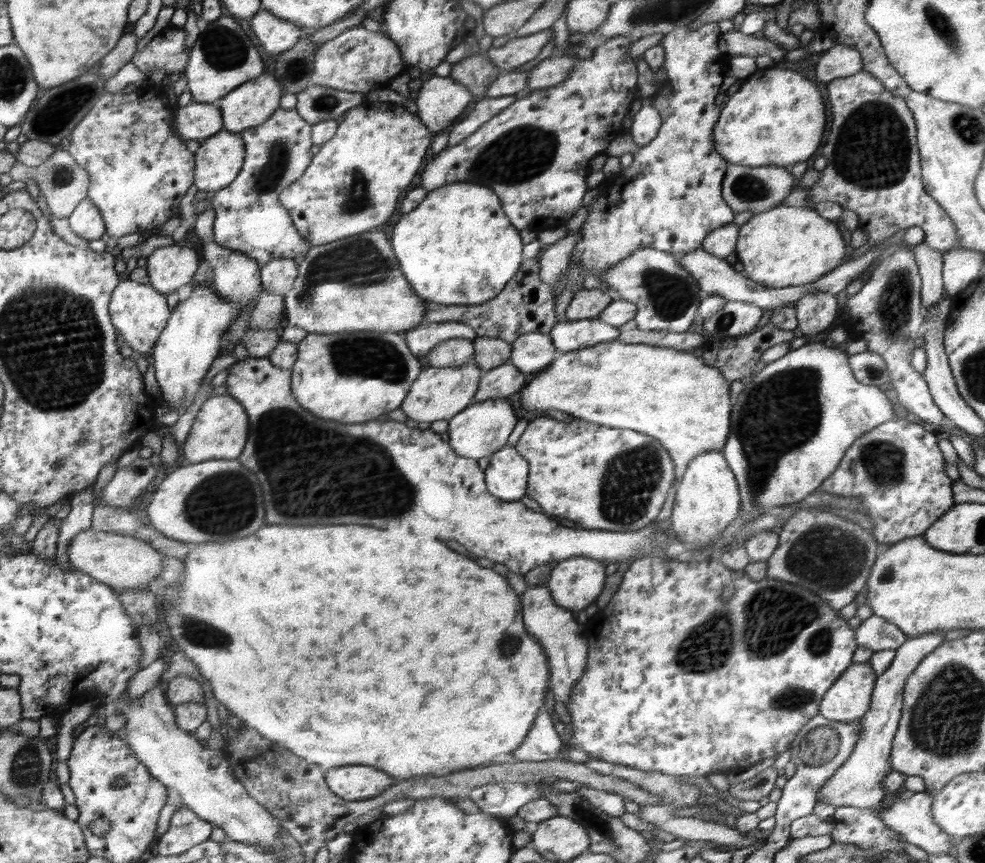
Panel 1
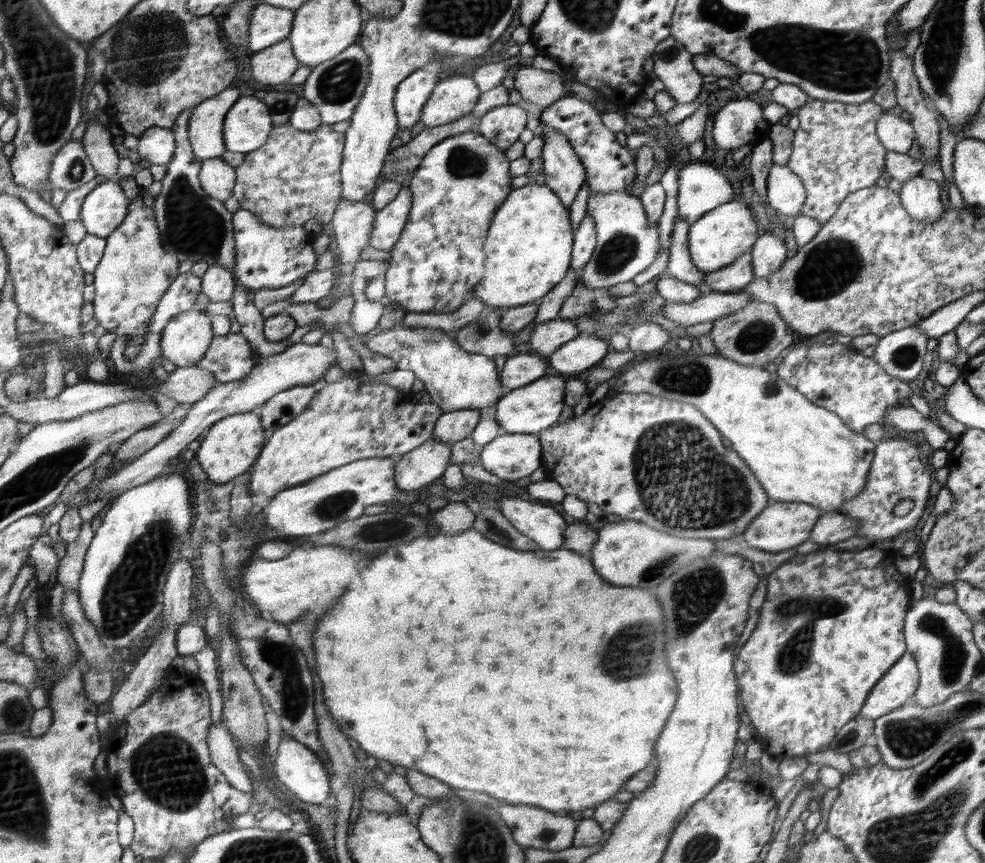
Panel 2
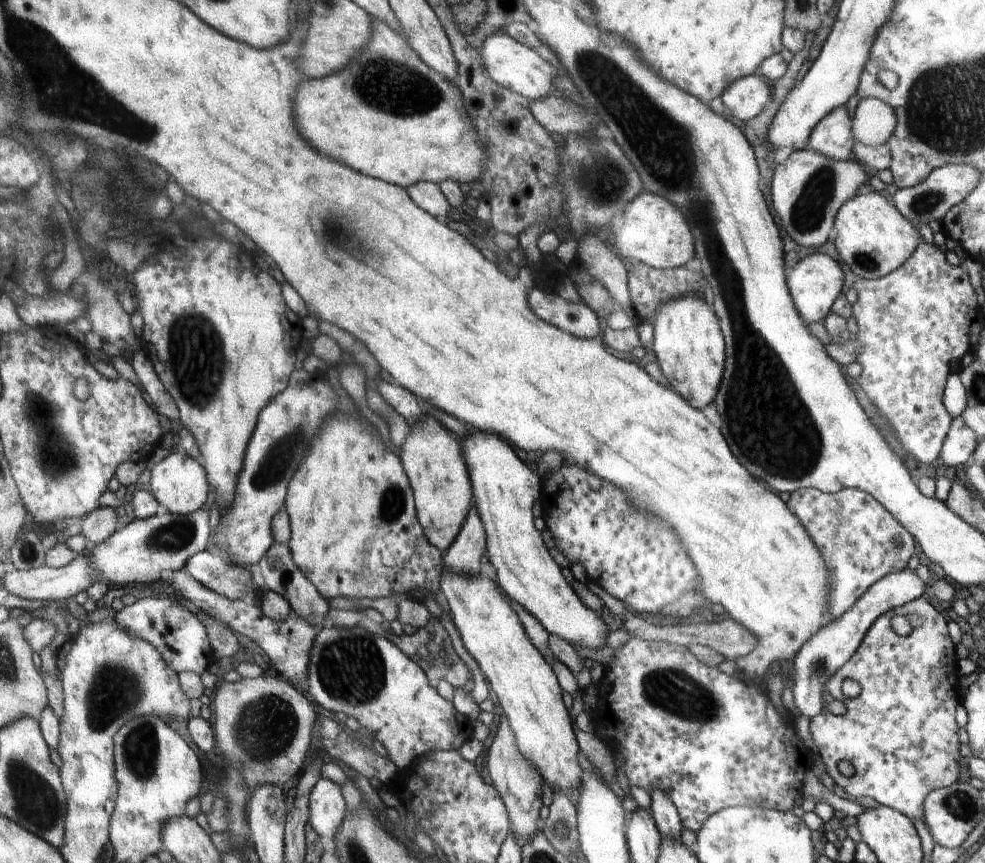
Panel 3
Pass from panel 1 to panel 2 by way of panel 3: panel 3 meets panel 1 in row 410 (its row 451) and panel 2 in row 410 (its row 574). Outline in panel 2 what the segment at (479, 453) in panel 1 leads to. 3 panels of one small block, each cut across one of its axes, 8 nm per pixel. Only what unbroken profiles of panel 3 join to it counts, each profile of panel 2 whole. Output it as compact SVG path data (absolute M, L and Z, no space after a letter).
M552 373L552 378L542 377L525 387L517 388L508 394L504 394L496 403L496 417L502 433L507 434L538 434L548 428L553 427L554 422L558 422L558 416L564 410L566 384L562 378L556 378L556 373Z

